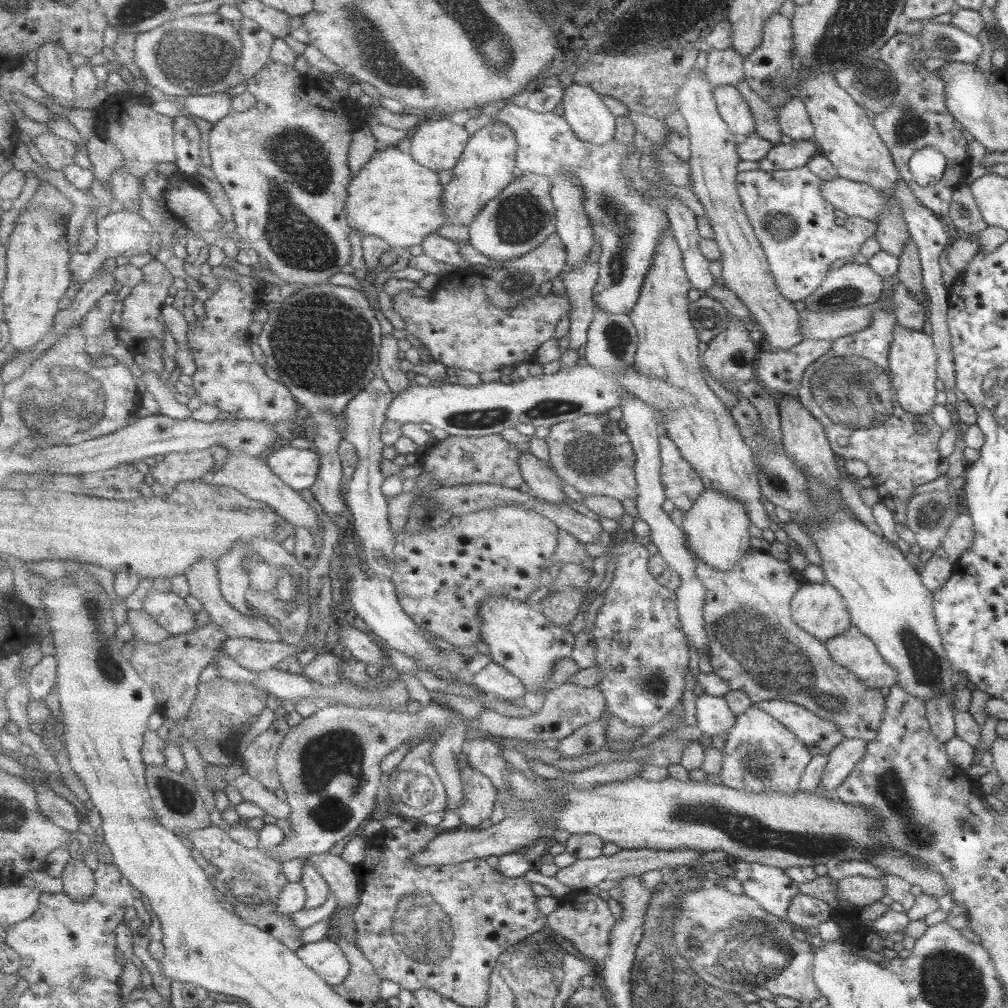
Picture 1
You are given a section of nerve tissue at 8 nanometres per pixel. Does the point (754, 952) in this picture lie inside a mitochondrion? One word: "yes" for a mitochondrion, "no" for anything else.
yes

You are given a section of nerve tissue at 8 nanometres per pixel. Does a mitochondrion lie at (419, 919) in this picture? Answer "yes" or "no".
yes

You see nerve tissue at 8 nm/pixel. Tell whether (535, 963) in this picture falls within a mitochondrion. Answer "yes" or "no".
yes

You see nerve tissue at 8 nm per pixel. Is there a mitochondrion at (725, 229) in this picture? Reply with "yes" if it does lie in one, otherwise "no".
no

